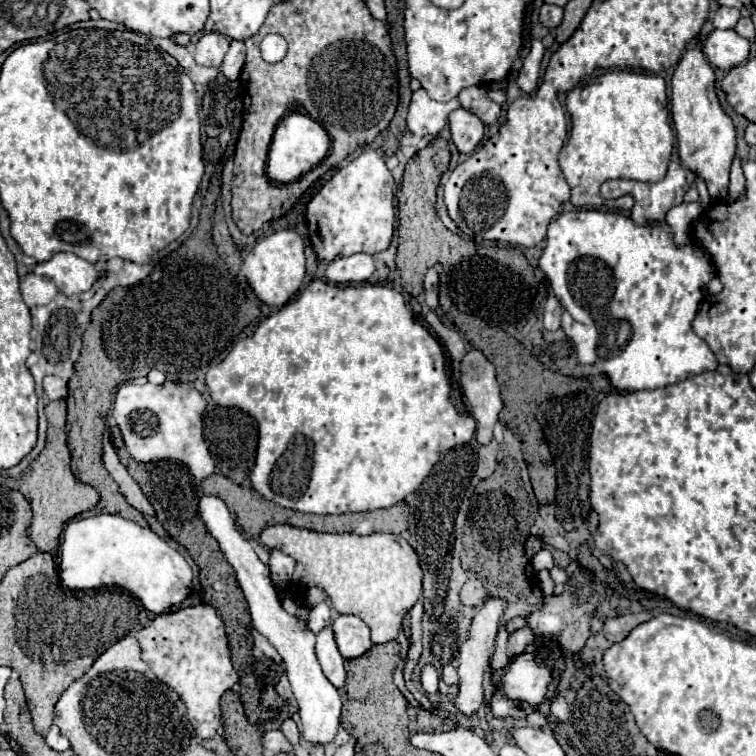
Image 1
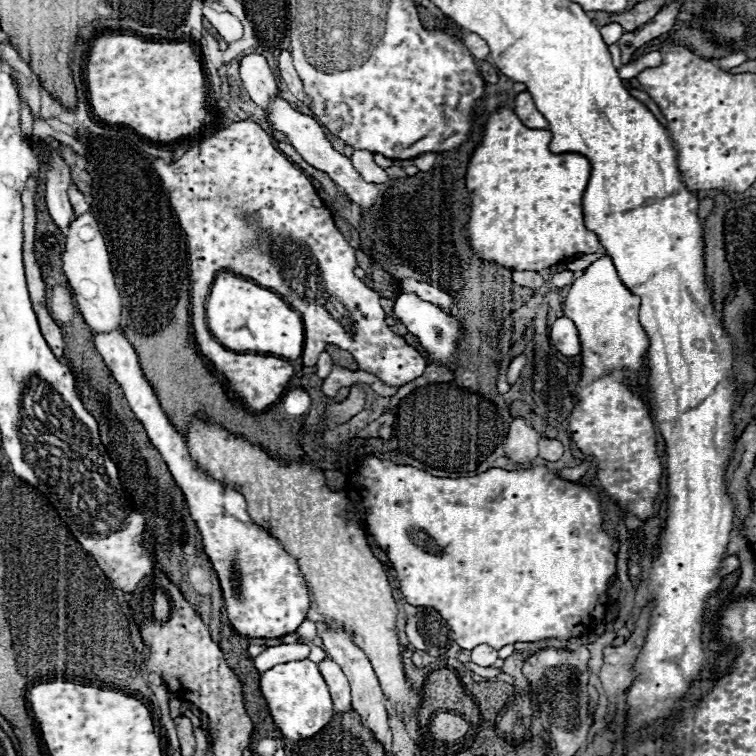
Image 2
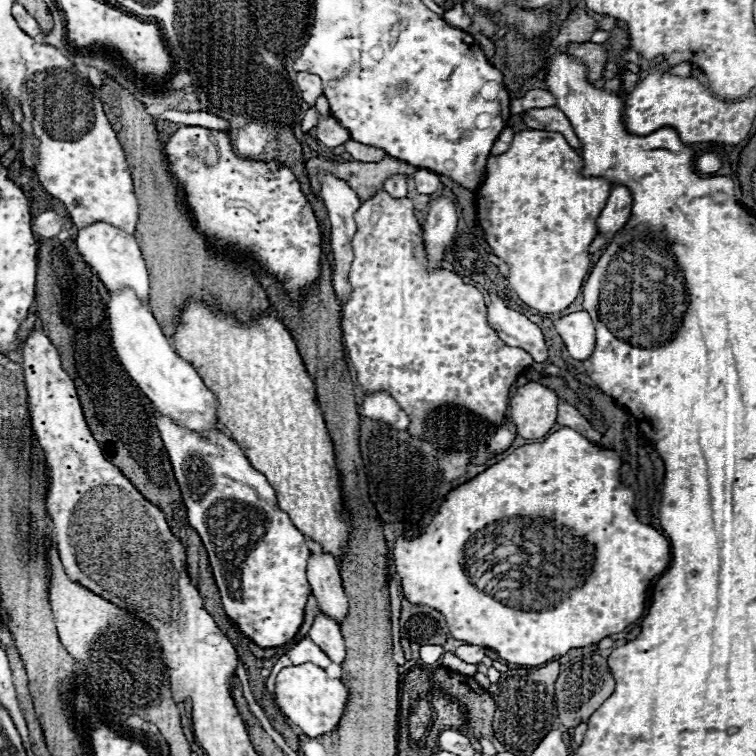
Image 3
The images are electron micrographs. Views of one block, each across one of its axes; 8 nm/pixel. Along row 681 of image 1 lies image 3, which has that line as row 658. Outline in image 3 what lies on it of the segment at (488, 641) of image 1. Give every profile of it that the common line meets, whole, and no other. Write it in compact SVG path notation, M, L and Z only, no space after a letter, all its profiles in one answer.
M462 644L462 646L456 648L454 654L456 654L460 660L468 662L468 664L480 664L482 658L486 656L486 648L482 648L482 646L472 646L472 644Z

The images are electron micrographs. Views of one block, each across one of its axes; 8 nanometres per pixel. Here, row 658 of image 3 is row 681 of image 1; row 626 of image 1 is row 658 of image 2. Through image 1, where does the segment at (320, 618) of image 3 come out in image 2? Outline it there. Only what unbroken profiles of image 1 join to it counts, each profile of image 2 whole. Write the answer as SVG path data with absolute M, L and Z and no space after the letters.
M324 658L320 664L318 664L328 688L330 688L330 694L332 694L332 702L334 702L334 712L346 712L350 710L350 684L348 684L348 678L344 676L342 668L330 660L330 658Z

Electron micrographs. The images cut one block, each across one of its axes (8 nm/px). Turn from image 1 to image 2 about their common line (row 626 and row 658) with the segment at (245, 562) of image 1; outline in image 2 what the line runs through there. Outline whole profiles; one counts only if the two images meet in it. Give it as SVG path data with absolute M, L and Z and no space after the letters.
M280 644L280 646L266 648L260 656L254 658L254 664L260 672L264 672L276 664L308 658L308 654L310 654L310 648L306 644Z

